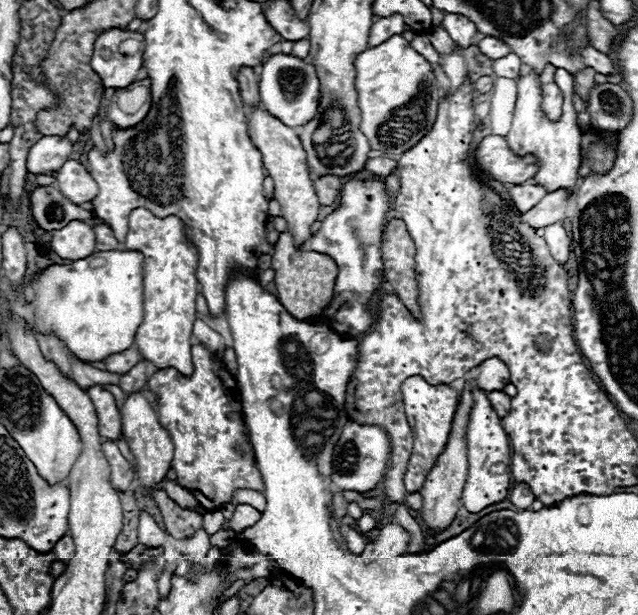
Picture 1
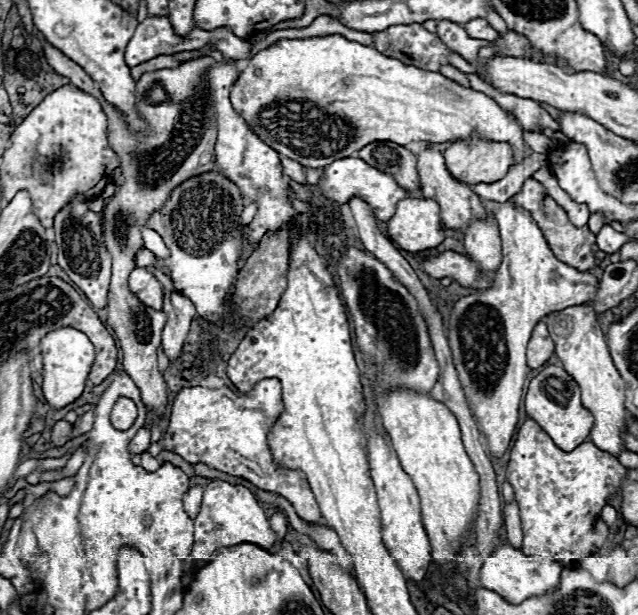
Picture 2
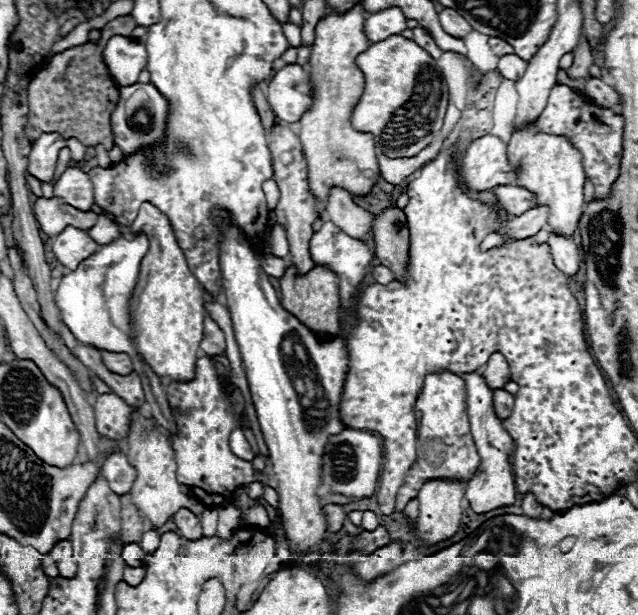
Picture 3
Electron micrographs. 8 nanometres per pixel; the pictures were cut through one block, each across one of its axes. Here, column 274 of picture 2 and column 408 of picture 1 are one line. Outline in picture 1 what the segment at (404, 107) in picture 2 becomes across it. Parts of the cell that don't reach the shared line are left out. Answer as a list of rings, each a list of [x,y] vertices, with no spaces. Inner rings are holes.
[[[396,34],[396,36],[392,36],[390,40],[382,42],[380,46],[372,46],[372,48],[360,52],[360,54],[356,56],[354,66],[356,66],[356,90],[360,90],[360,94],[358,94],[358,106],[360,106],[360,116],[362,116],[360,130],[362,130],[362,134],[368,138],[372,150],[378,150],[380,154],[386,154],[386,156],[400,158],[406,150],[410,150],[414,144],[418,144],[418,142],[432,130],[432,126],[434,126],[434,122],[436,122],[436,116],[438,116],[438,102],[440,102],[440,96],[442,96],[442,94],[440,94],[440,86],[438,86],[436,74],[434,74],[434,70],[432,70],[432,64],[430,64],[422,54],[418,54],[418,52],[410,46],[410,42],[406,42],[400,34]]]

